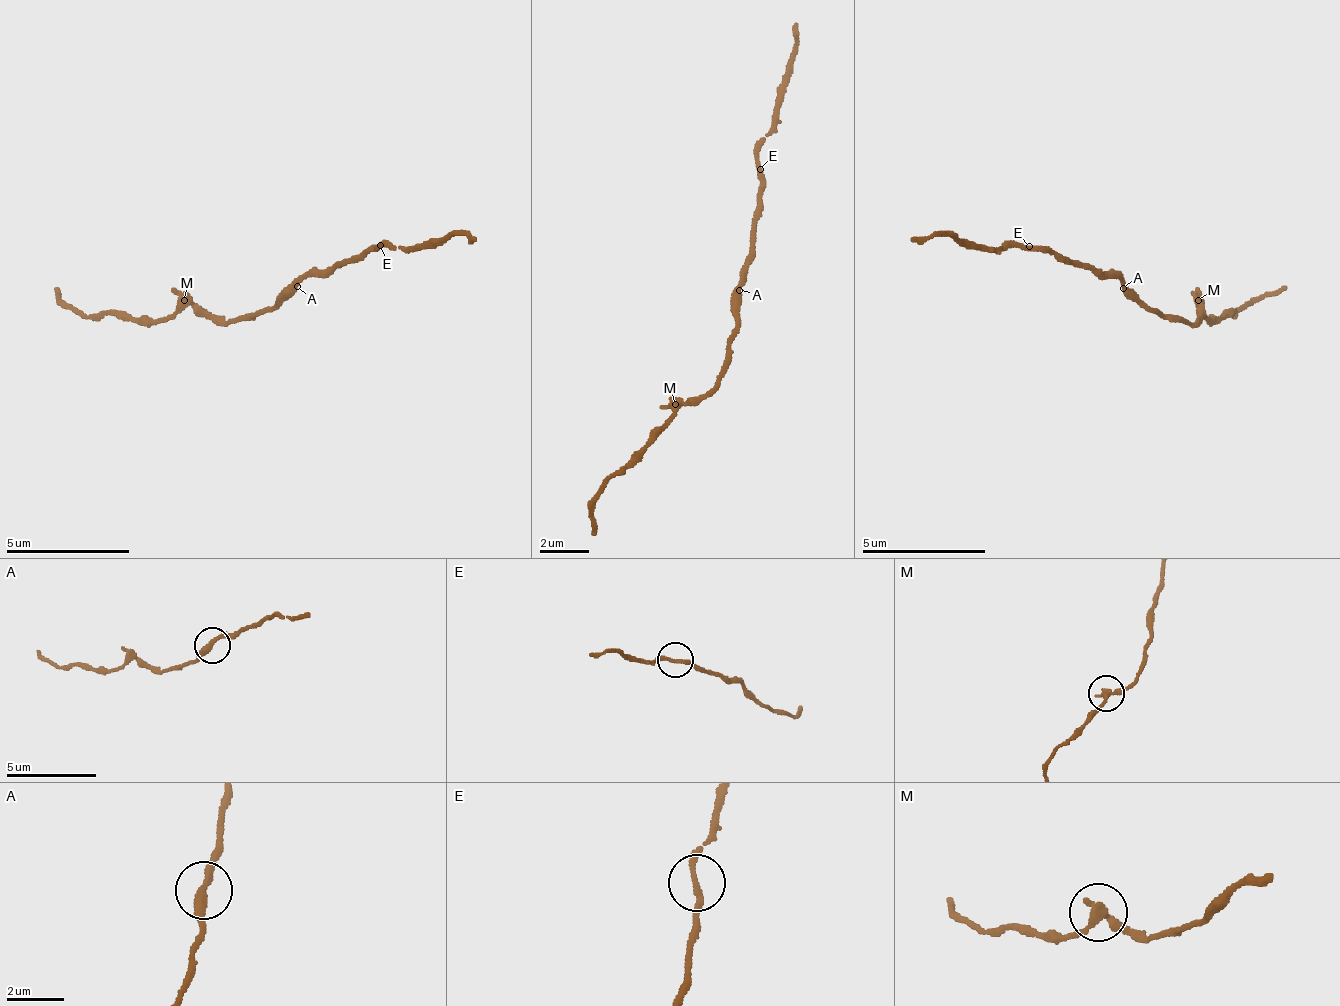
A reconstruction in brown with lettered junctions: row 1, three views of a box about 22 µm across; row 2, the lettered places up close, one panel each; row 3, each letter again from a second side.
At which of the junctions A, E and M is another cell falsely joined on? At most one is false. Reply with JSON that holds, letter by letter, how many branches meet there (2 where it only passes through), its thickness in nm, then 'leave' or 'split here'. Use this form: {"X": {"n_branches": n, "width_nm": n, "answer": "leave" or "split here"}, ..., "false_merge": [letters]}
{"A": {"n_branches": 2, "width_nm": 280, "answer": "leave"}, "E": {"n_branches": 2, "width_nm": 200, "answer": "leave"}, "M": {"n_branches": 2, "width_nm": 280, "answer": "split here"}, "false_merge": ["M"]}

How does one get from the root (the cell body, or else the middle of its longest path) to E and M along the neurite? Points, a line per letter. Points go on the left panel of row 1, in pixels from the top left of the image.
E: (286, 292), (313, 274), (320, 275), (338, 263), (345, 264), (364, 252), (381, 247)
M: (286, 292), (265, 310), (246, 315), (238, 321), (221, 320), (205, 308), (194, 308), (186, 302)

